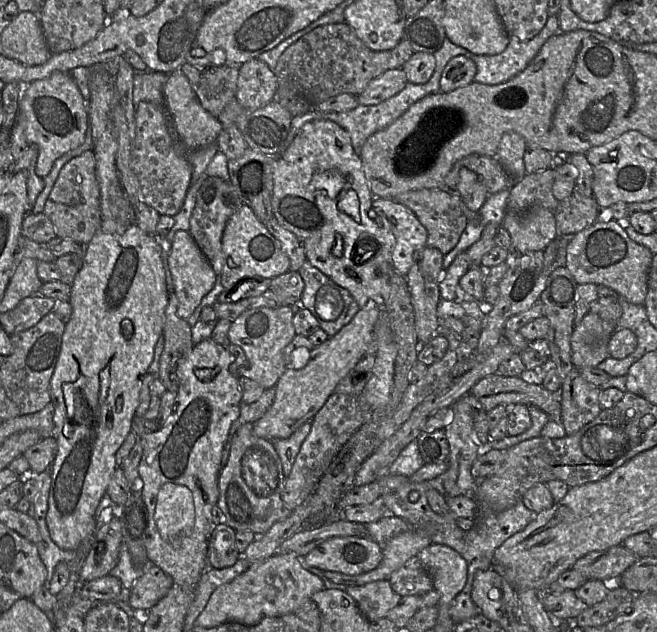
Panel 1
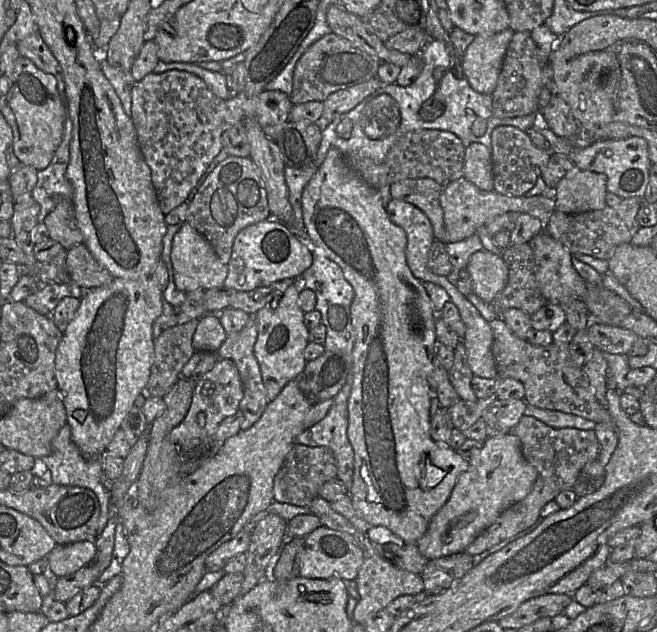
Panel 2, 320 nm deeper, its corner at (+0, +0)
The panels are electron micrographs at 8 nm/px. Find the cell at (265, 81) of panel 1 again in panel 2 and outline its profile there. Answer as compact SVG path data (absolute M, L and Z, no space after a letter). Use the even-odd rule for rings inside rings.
M181 70L150 73L137 81L131 90L131 119L137 131L138 143L145 161L151 169L151 179L160 208L164 215L187 202L187 198L211 161L223 147L223 134L237 123L254 118L267 137L277 138L284 125L290 120L292 102L280 91L264 90L248 97L243 91L227 100L218 98L198 76Z

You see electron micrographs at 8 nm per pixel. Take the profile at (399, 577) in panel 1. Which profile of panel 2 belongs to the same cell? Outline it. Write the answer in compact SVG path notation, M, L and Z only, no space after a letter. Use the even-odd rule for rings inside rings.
M459 552L429 560L421 573L425 594L439 594L452 587L474 566L473 556Z

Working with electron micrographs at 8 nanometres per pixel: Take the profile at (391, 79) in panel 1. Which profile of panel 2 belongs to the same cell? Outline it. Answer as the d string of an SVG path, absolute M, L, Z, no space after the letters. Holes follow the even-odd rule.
M374 77L361 84L330 94L323 101L323 113L320 123L328 124L339 115L350 111L382 85L384 85L383 82L378 77Z

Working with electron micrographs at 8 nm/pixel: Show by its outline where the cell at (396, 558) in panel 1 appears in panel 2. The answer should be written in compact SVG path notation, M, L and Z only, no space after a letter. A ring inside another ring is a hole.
M516 435L487 437L483 446L471 453L468 469L459 475L447 502L416 542L419 552L428 560L464 552L504 510L529 494L537 475L536 468L524 458Z

